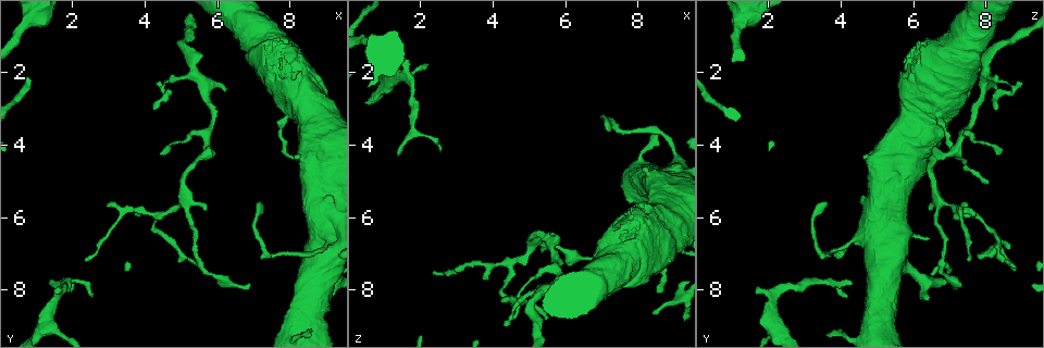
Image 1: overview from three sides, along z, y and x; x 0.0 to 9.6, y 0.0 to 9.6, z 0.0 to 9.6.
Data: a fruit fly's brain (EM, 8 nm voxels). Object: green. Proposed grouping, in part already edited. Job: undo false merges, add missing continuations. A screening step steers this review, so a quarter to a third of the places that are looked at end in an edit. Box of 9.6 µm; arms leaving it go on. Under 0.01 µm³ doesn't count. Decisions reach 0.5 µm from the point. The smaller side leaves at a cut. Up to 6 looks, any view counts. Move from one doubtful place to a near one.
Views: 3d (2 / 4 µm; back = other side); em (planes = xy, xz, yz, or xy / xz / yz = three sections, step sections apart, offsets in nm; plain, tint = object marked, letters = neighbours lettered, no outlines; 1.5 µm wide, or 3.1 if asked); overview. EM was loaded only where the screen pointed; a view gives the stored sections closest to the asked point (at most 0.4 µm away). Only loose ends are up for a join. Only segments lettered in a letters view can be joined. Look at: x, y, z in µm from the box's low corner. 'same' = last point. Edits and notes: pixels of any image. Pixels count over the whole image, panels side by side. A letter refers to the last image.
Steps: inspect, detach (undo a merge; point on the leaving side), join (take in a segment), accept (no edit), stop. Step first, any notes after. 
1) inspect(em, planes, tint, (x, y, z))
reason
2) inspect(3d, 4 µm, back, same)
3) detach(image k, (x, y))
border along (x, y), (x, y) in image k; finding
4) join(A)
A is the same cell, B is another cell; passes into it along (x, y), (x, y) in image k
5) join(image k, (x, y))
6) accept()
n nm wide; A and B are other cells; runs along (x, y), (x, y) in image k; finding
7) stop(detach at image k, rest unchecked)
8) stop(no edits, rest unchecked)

inspect(em, planes, tint, (5.05, 5.55, 6.70))
three arms meet

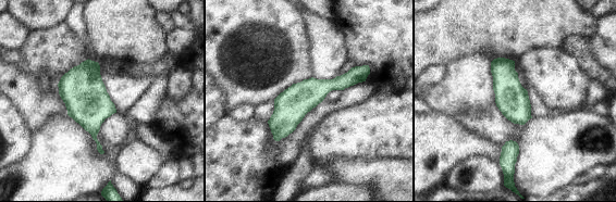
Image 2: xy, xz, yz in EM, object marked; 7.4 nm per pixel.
inspect(em, planes, letters, same)

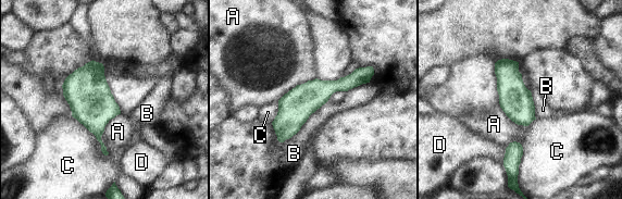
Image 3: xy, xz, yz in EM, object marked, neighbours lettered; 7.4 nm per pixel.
accept()
A, B, C and D are other cells; border along (315, 77), (297, 84), (277, 101) in image 3; one cell here

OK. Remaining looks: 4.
inspect(em, xz, step 8, tint, (2.35, 7.15, 7.50))
branch stops here

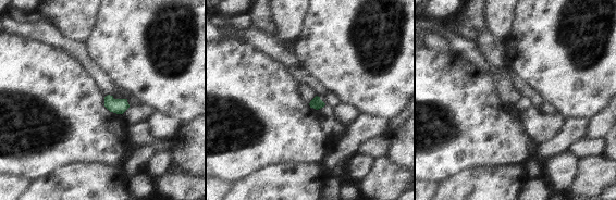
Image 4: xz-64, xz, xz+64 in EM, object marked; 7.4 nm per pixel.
inspect(em, planes, letters, same)
another direction

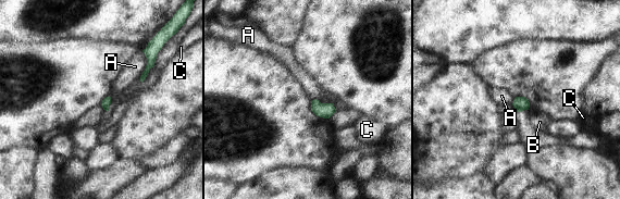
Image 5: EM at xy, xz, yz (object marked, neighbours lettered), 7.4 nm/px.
accept()
A, B and C are other cells; border along (143, 51), (146, 67), (139, 76) in image 5; no lettered segment goes on from it

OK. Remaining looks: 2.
inspect(em, yz, step 4, letters, (9.05, 6.75, 4.15))
thick turns thin

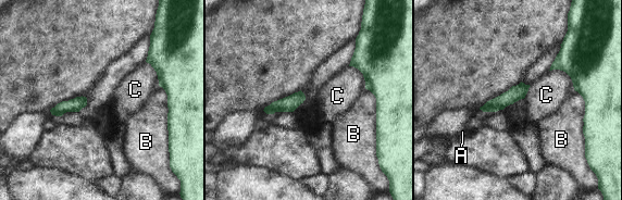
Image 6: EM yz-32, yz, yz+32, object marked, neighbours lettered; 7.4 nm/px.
accept()
70 nm wide; B touches over 260 nm; A, B and C are other cells; one cell here

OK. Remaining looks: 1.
stop(no edits, rest unchecked)

